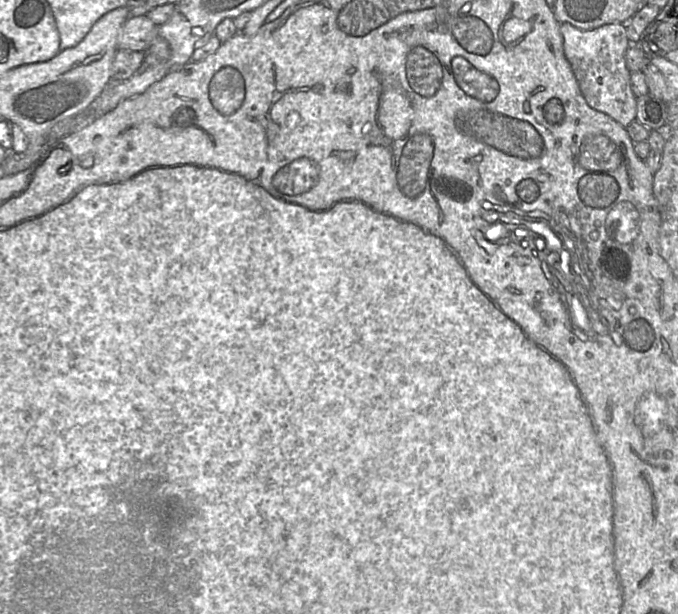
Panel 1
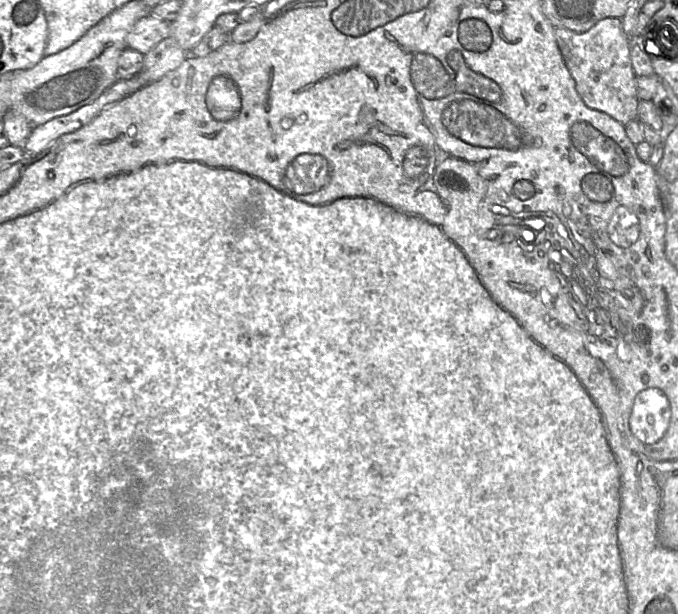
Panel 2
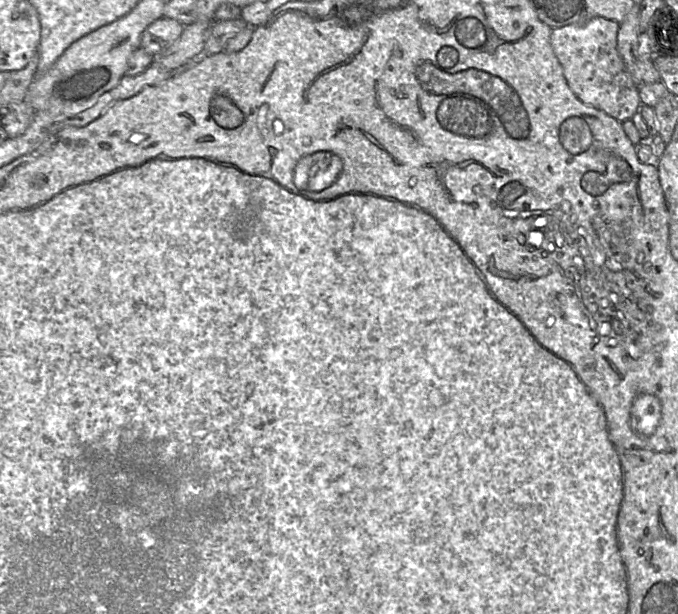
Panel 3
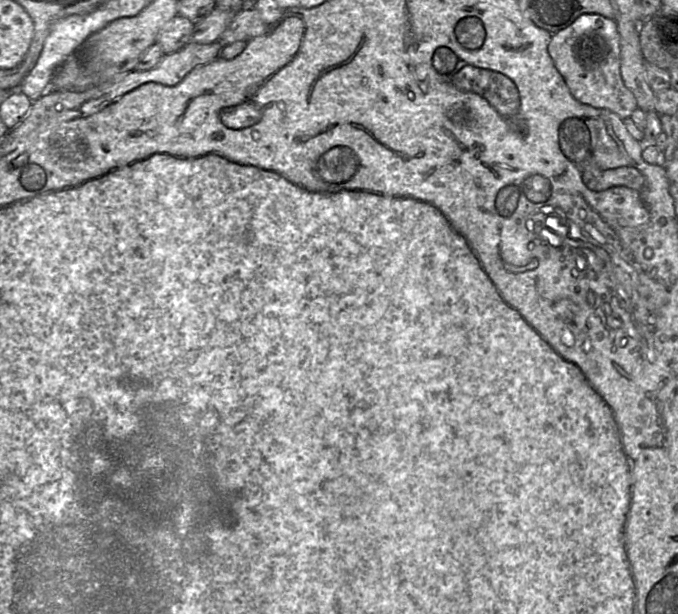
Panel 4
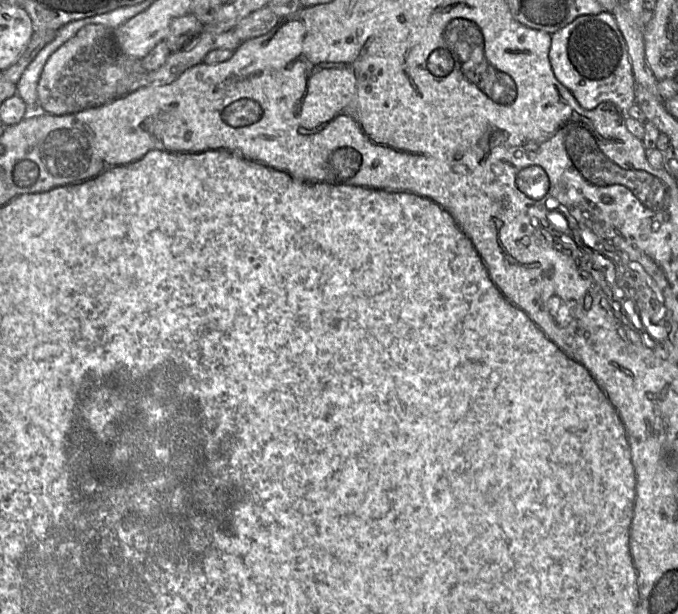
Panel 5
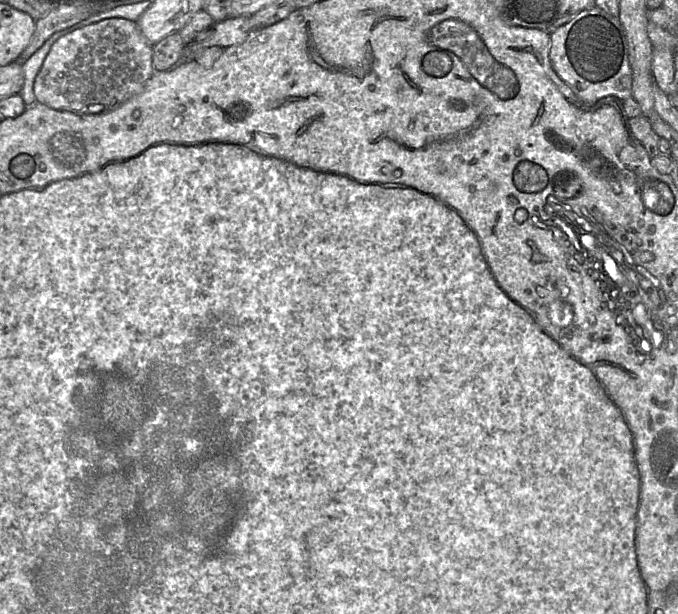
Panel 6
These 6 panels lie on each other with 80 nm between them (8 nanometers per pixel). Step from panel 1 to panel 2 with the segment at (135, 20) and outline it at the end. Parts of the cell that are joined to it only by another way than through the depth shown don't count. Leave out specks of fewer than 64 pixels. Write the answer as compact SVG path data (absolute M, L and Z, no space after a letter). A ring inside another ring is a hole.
M153 15L139 19L127 36L127 48L145 55L170 35L170 23Z

